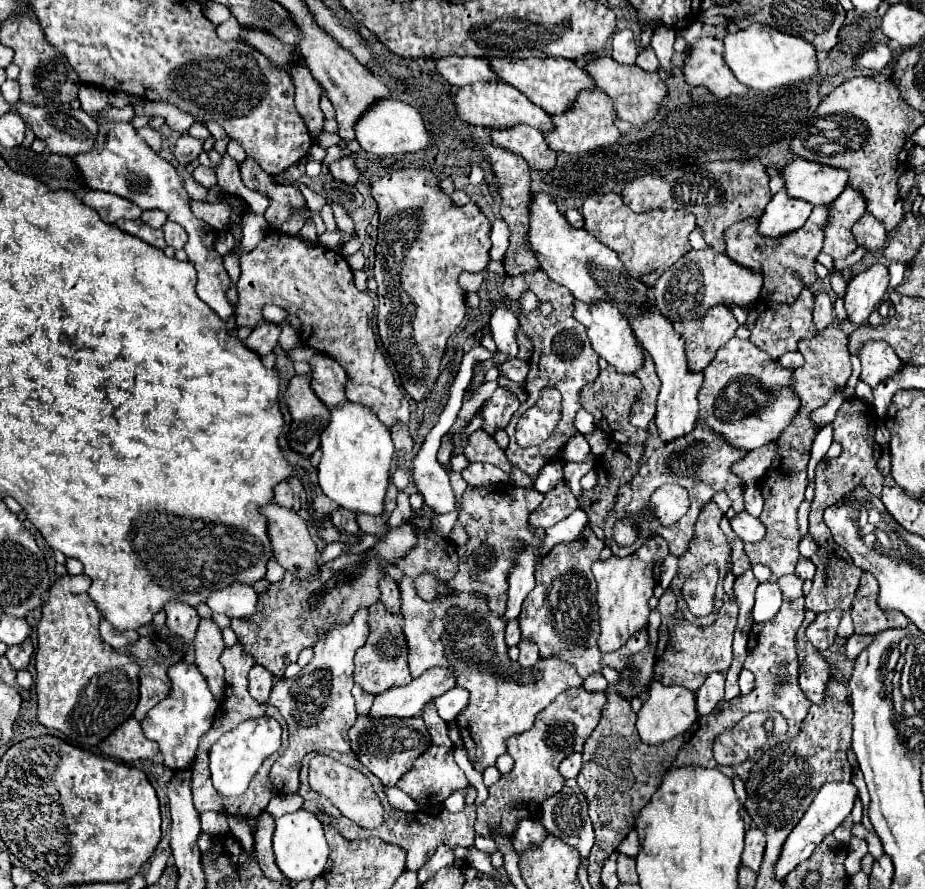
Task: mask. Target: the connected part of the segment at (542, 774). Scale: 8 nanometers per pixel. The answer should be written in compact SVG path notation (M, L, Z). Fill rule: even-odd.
M567 690L547 708L543 708L543 712L539 712L539 716L535 718L531 730L507 738L507 754L511 754L515 764L509 774L503 774L489 788L489 798L481 806L477 806L475 832L479 836L489 836L489 826L495 826L503 836L509 836L519 820L537 818L541 802L563 788L565 780L557 770L559 762L569 754L583 750L583 744L599 724L601 710L607 702L605 692L589 692L589 696L583 694L583 700L577 698L575 692L581 690ZM573 700L581 704L577 706L577 710L571 708Z

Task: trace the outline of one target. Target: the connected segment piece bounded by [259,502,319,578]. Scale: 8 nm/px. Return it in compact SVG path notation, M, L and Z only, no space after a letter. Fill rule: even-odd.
M275 502L265 504L263 508L259 508L259 512L263 512L263 516L267 518L267 528L269 528L269 540L273 546L273 558L291 574L299 576L299 578L311 578L319 574L319 564L317 564L317 546L309 536L309 530L305 526L305 522L289 508L283 508Z

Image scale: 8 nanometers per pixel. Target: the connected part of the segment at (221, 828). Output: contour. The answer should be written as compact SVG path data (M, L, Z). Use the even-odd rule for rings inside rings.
M207 811L200 814L201 830L205 834L211 834L211 836L217 836L217 834L225 834L229 832L229 826L227 826L226 814Z

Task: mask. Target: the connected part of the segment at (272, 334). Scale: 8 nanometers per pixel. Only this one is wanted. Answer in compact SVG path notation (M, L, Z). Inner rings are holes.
M267 324L267 326L255 328L243 344L247 344L247 348L255 350L259 356L265 356L277 346L279 334L281 334L281 330L275 324Z

